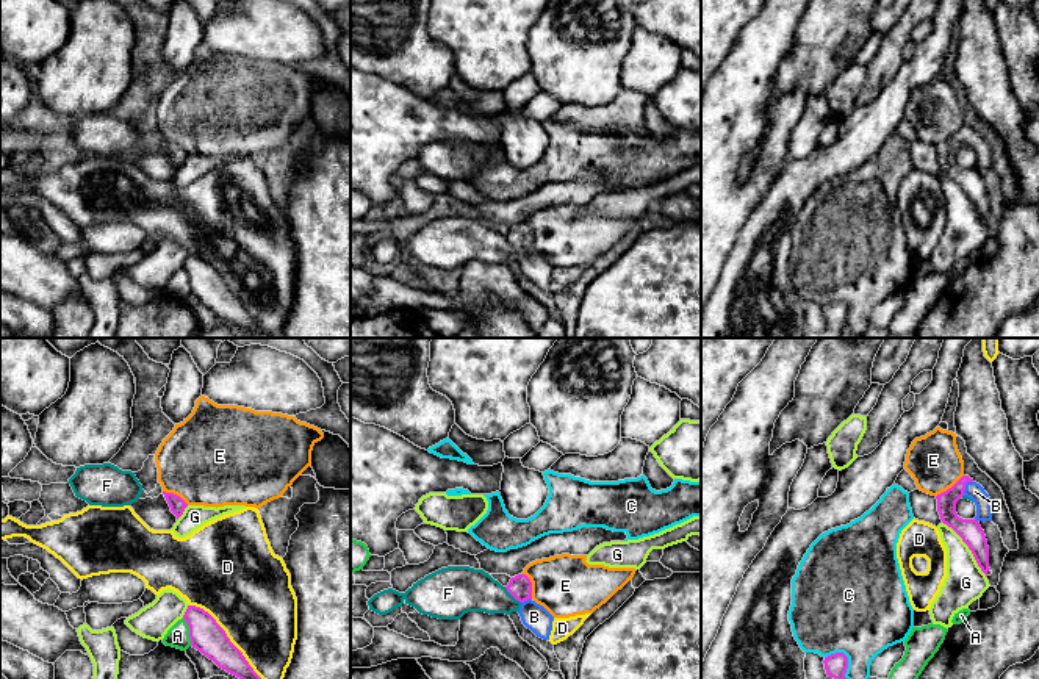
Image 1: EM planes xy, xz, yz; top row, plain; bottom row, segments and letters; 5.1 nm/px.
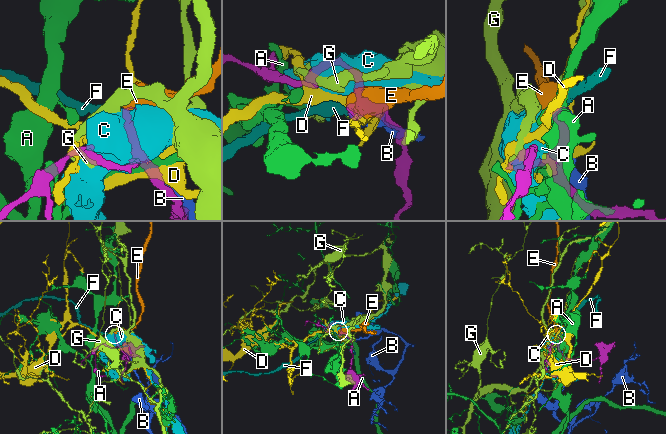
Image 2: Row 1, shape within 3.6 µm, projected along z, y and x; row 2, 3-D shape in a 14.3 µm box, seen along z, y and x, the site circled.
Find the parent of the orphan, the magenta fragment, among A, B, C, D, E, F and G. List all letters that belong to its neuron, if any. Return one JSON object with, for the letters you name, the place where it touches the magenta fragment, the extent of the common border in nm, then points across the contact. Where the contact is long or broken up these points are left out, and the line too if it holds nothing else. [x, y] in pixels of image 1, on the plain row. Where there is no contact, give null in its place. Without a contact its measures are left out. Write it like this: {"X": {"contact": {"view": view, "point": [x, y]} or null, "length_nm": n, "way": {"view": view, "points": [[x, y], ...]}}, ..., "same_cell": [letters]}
{"B": {"contact": {"view": "yz", "point": [964, 136]}, "length_nm": 90}, "same_cell": ["B"]}

